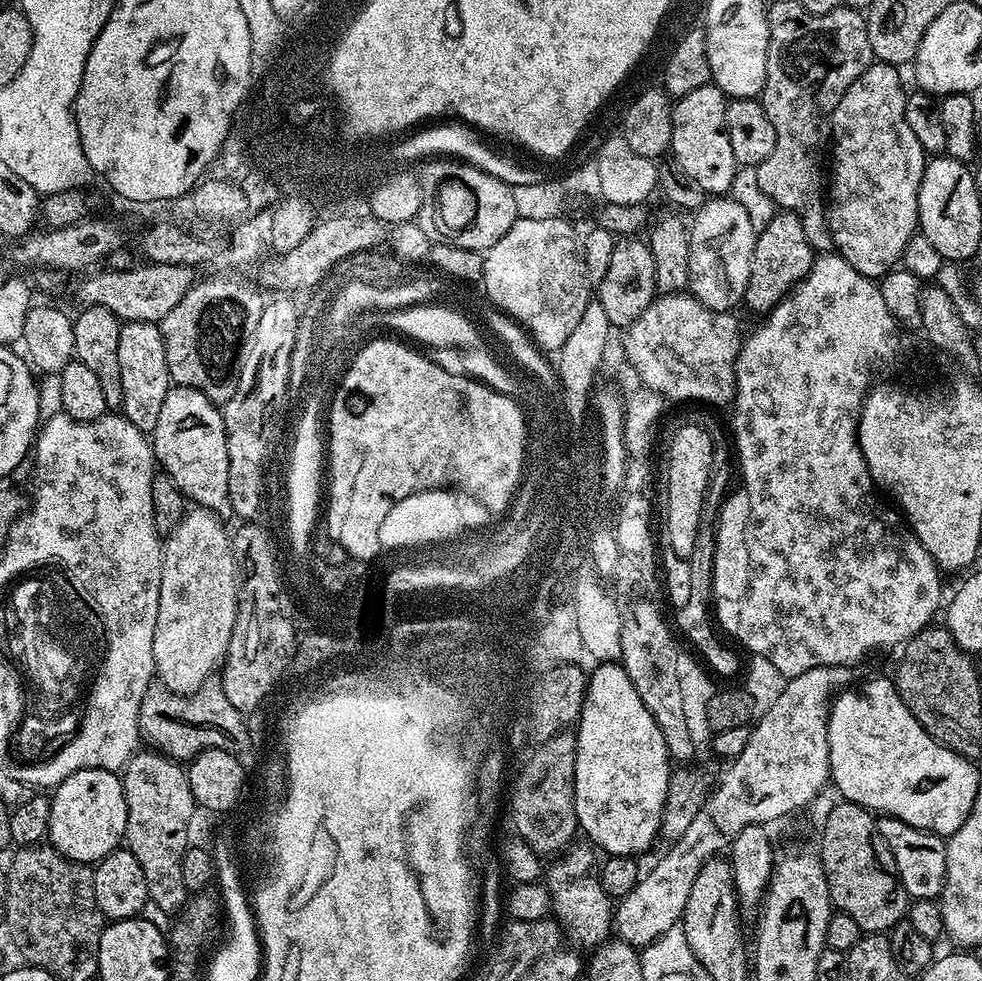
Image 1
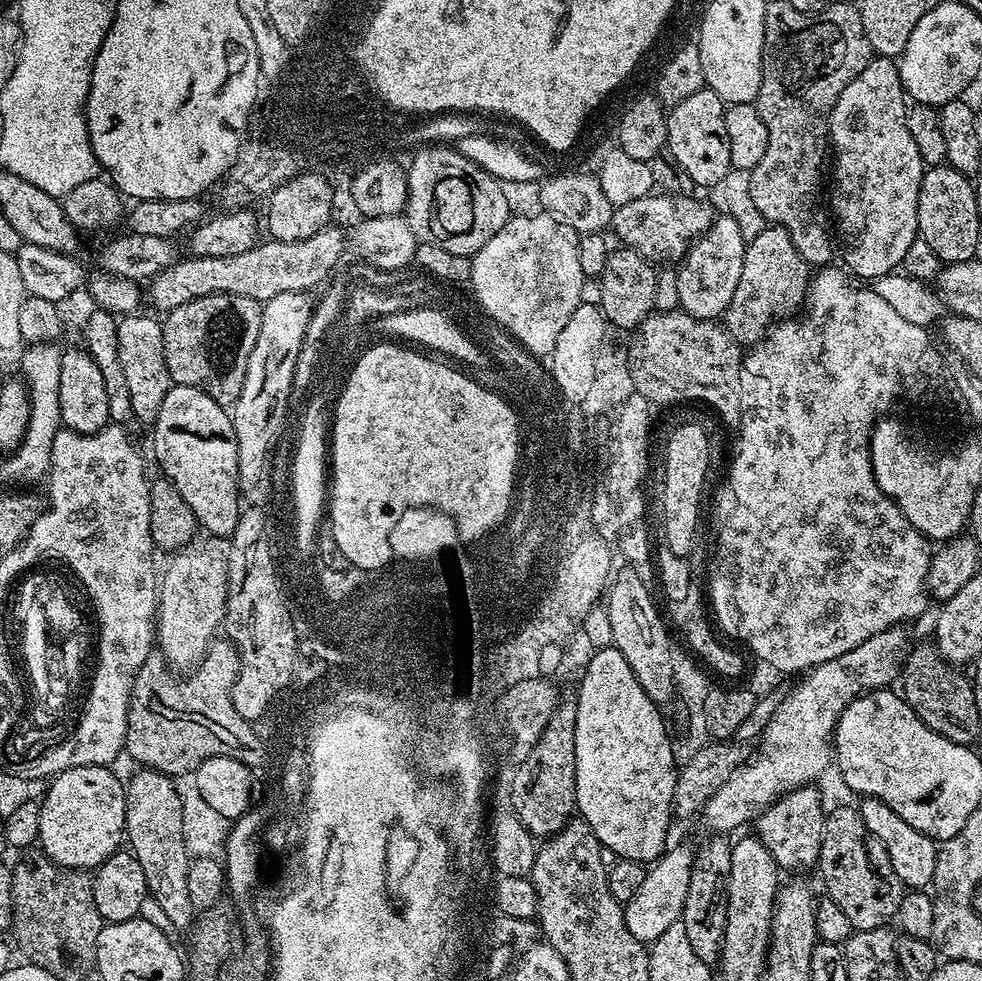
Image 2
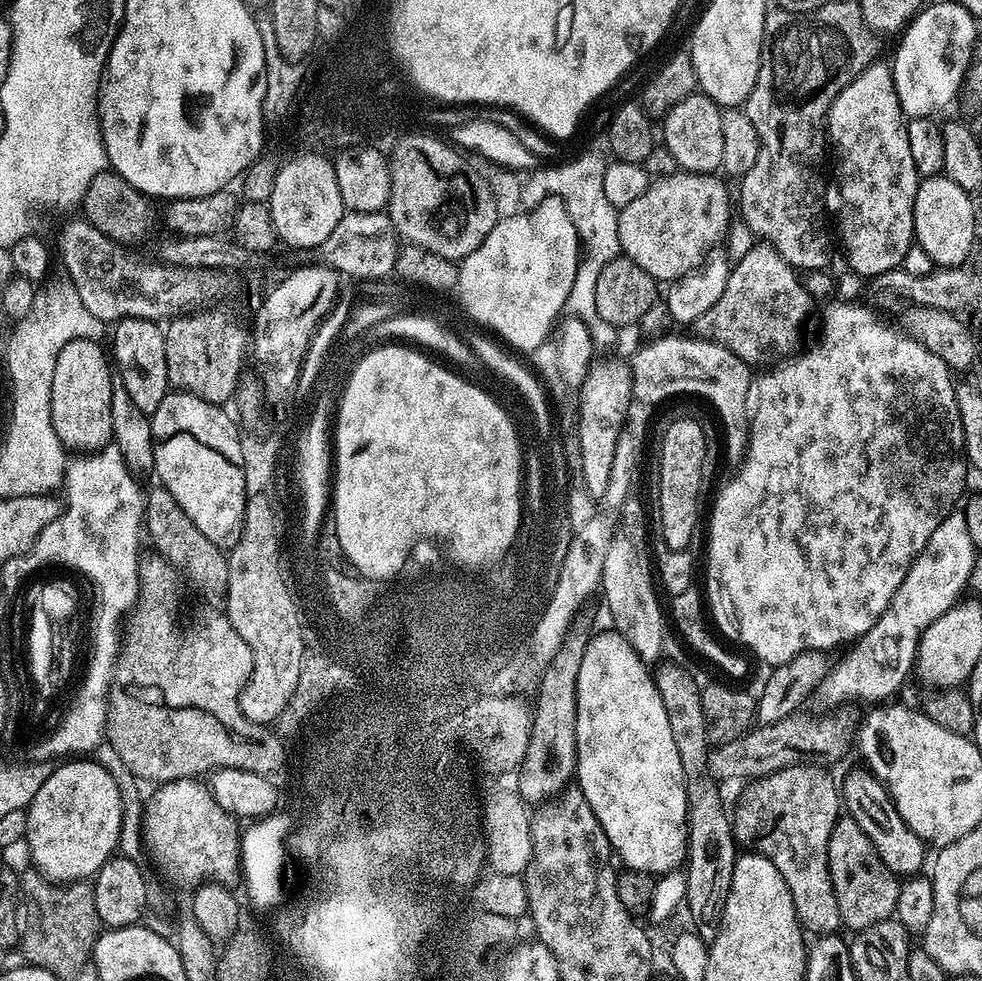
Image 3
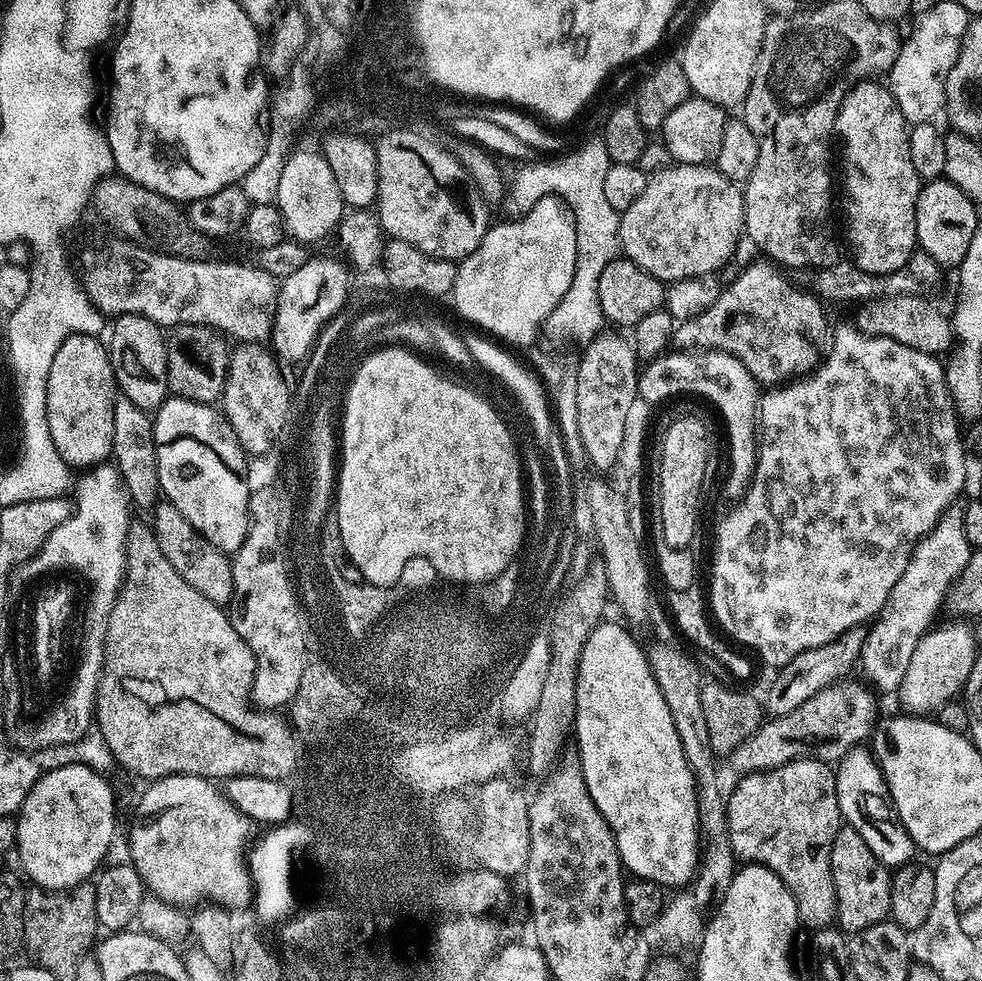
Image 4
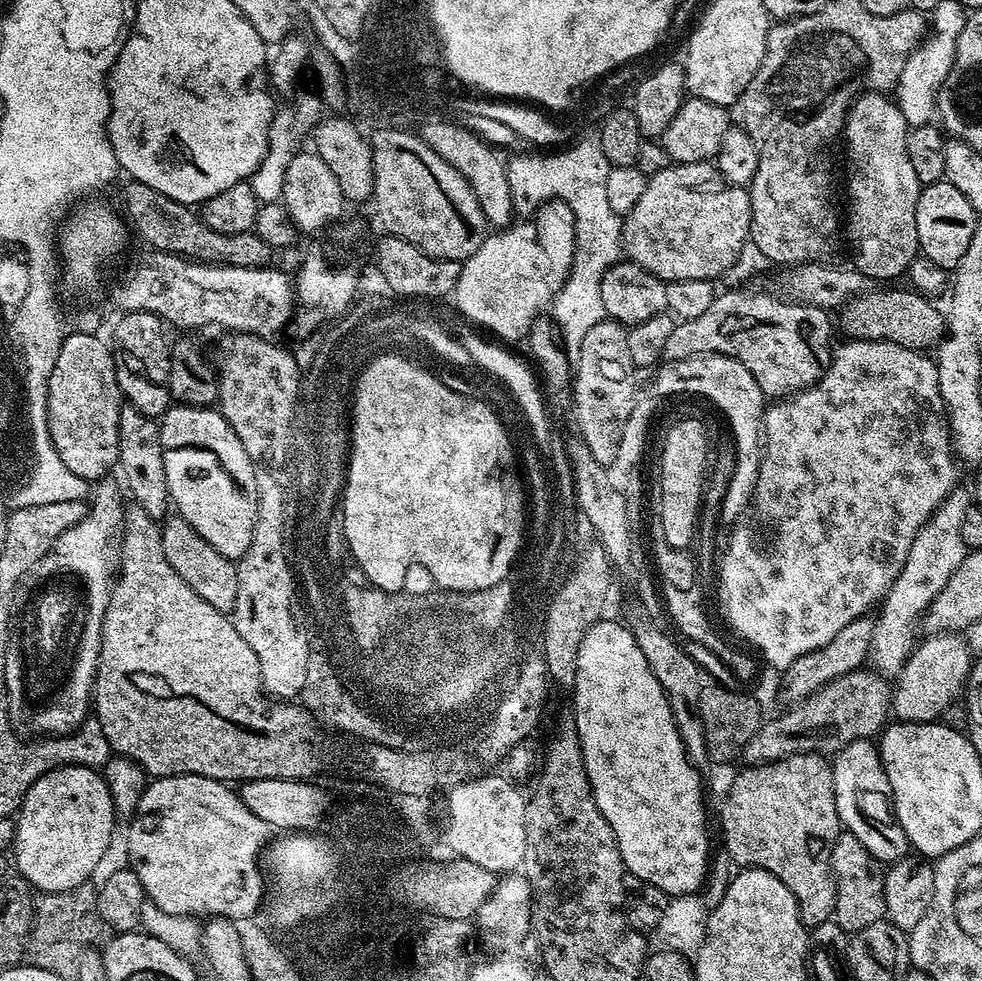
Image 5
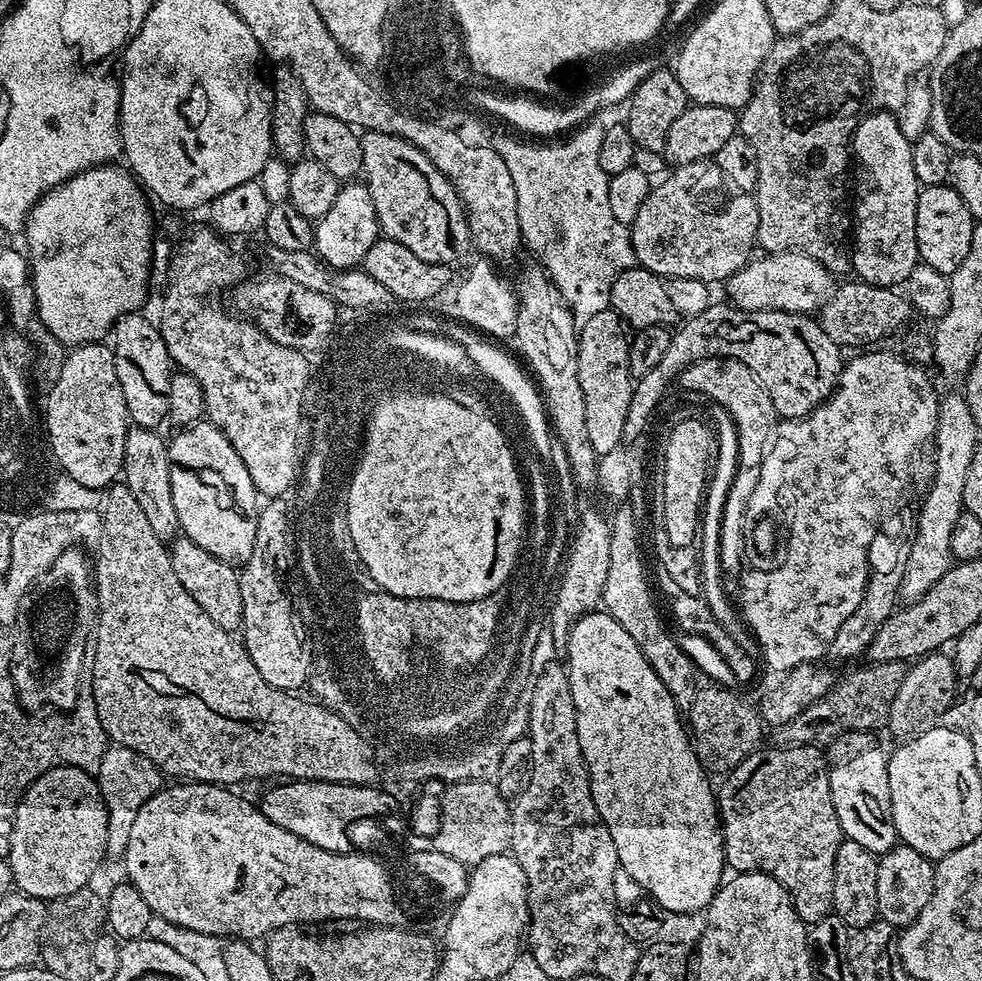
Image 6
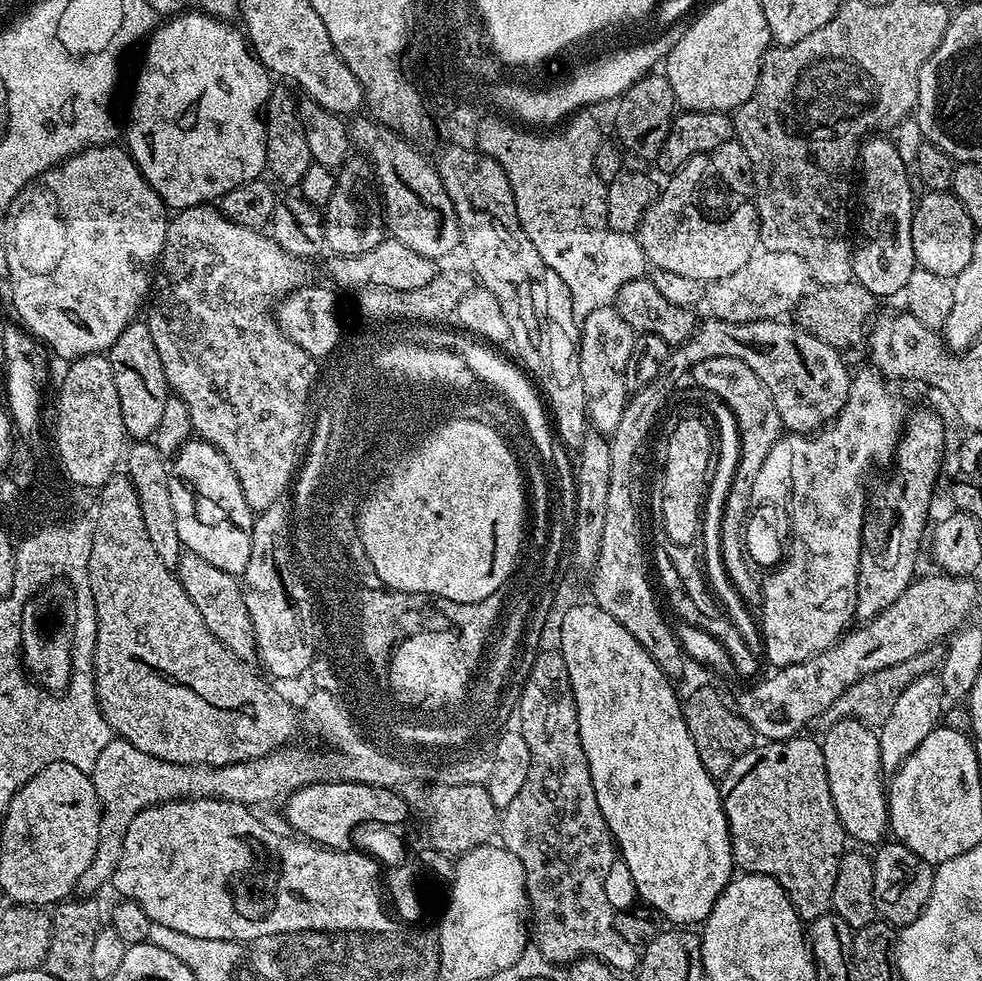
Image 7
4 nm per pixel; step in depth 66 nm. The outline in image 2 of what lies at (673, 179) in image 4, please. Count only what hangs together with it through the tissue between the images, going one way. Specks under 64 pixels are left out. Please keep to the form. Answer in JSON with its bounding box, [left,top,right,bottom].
[610,195,714,266]

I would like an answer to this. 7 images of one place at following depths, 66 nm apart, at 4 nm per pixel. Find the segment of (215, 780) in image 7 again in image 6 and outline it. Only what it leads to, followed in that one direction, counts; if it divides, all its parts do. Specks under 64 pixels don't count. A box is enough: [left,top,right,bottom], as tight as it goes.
[94,744,162,854]

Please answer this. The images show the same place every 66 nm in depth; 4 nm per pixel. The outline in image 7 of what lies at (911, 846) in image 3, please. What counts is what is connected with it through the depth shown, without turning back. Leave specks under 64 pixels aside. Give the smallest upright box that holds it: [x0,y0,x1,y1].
[822,720,890,845]

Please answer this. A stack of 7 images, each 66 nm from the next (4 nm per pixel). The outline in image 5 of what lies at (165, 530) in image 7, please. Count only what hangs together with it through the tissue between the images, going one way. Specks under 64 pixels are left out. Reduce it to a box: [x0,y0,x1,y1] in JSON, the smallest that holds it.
[118,407,170,521]

